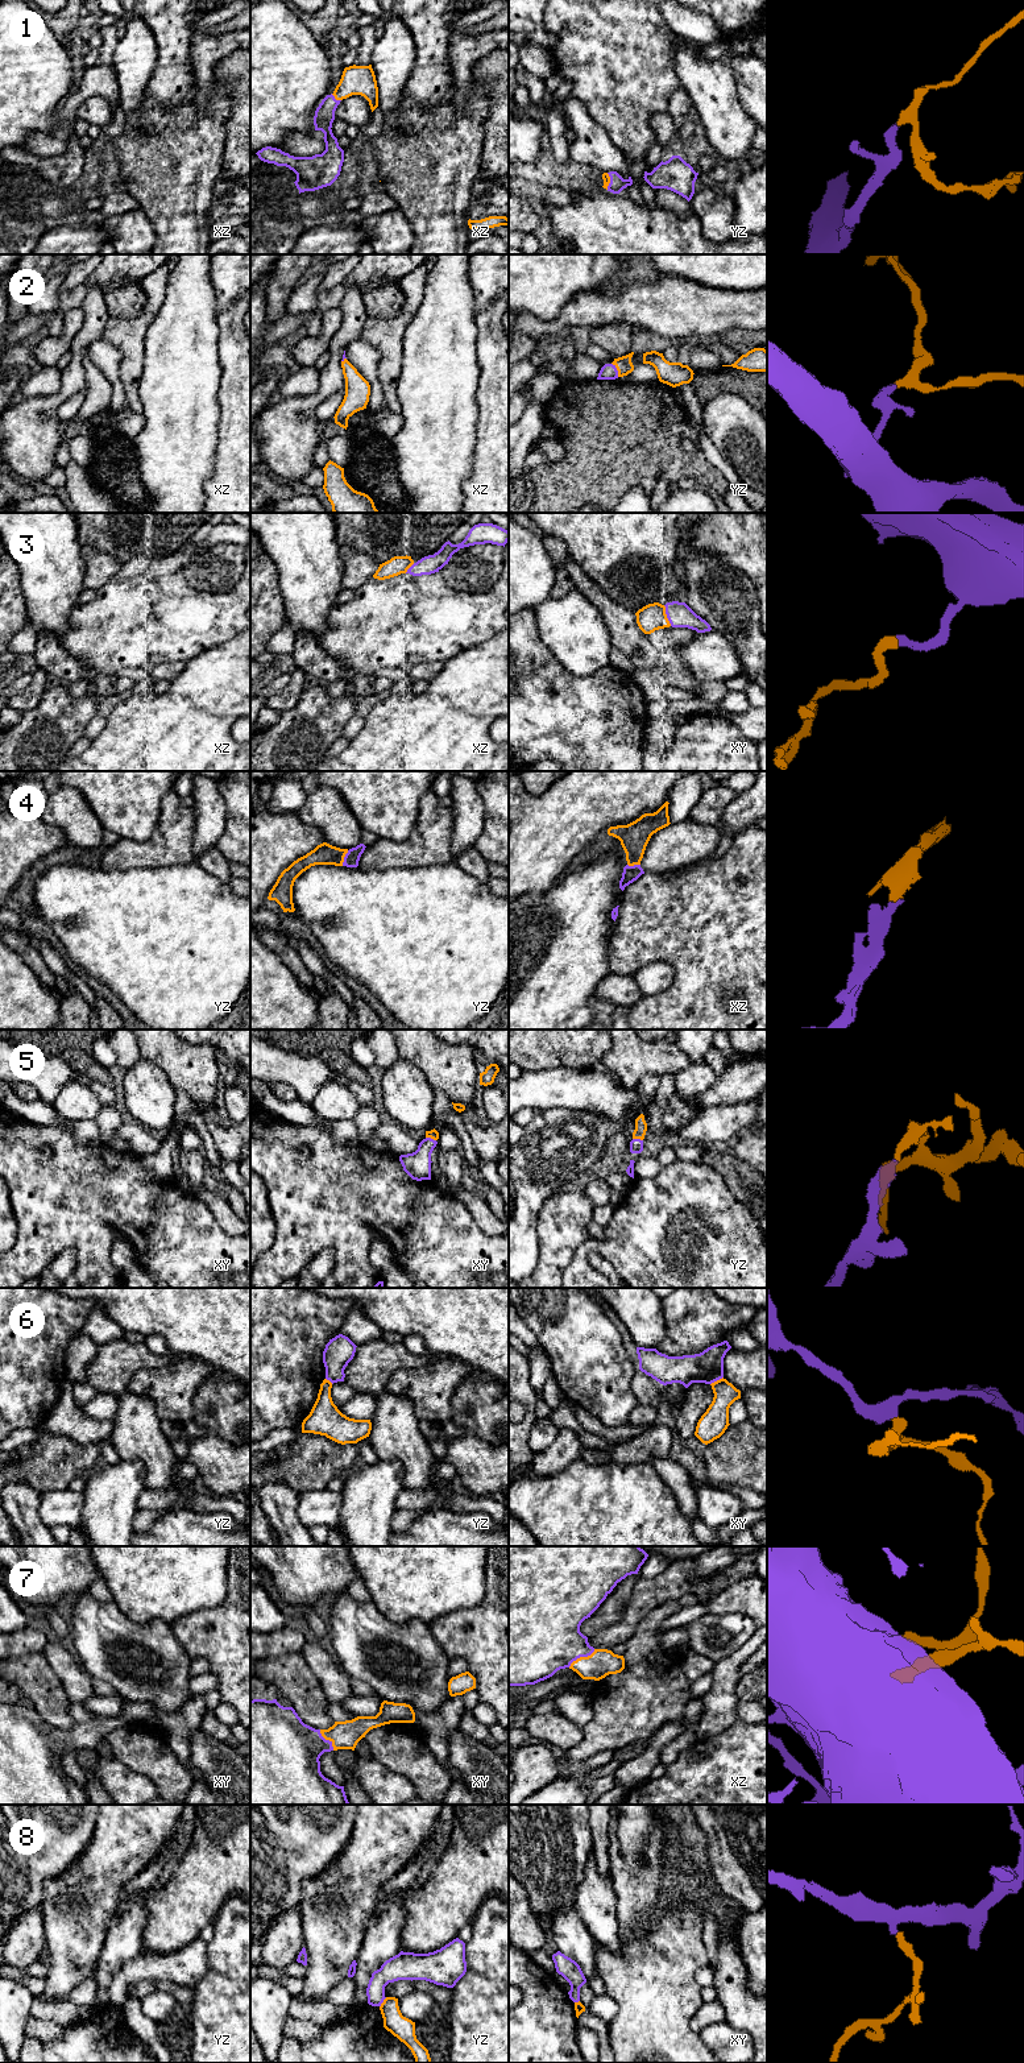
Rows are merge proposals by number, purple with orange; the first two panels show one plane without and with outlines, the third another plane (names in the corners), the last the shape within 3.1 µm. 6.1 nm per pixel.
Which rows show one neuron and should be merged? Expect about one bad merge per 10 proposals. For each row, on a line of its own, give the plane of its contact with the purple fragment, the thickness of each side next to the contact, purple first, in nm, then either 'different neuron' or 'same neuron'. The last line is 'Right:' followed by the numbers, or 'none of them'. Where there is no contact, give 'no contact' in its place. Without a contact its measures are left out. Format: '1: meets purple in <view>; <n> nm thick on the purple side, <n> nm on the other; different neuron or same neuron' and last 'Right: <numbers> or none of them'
1: meets purple in xz; 130 nm thick on the purple side, 180 nm on the other; same neuron
2: meets purple in yz; 100 nm thick on the purple side, 100 nm on the other; same neuron
3: meets purple in xy; 150 nm thick on the purple side, 160 nm on the other; same neuron
4: meets purple in yz; 90 nm thick on the purple side, 130 nm on the other; same neuron
5: meets purple in xy; 160 nm thick on the purple side, 60 nm on the other; same neuron
6: meets purple in xy; 190 nm thick on the purple side, 170 nm on the other; different neuron
7: meets purple in xz; 420 nm thick on the purple side, 170 nm on the other; same neuron
8: meets purple in yz; 160 nm thick on the purple side, 140 nm on the other; different neuron
Right: 1, 2, 3, 4, 5, 7

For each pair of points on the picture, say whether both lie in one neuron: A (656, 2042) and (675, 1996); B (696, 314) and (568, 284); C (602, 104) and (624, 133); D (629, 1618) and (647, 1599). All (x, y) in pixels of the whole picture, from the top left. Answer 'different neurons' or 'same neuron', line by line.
A: same neuron
B: different neurons
C: same neuron
D: same neuron

